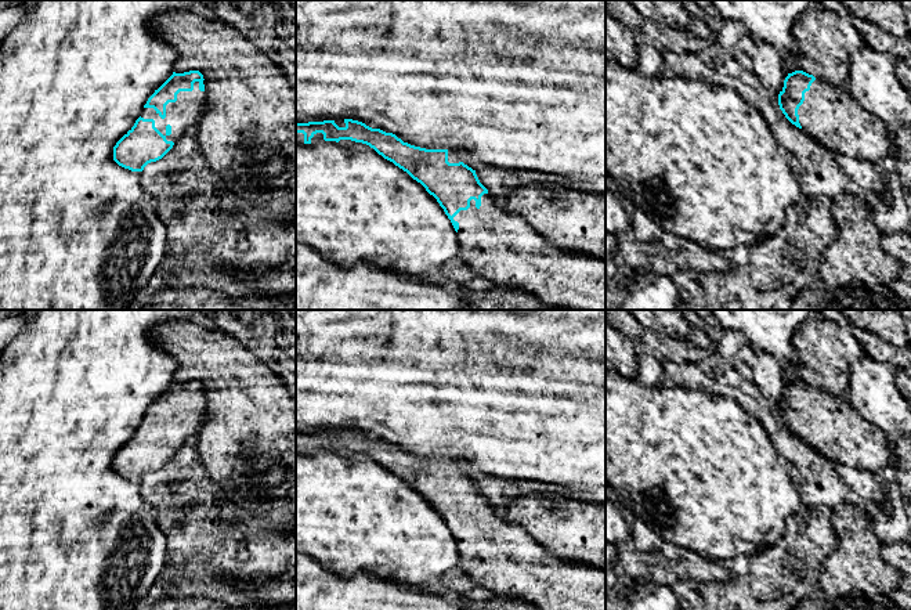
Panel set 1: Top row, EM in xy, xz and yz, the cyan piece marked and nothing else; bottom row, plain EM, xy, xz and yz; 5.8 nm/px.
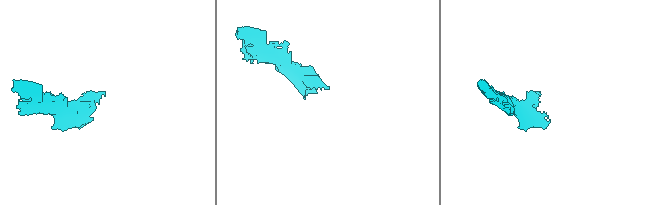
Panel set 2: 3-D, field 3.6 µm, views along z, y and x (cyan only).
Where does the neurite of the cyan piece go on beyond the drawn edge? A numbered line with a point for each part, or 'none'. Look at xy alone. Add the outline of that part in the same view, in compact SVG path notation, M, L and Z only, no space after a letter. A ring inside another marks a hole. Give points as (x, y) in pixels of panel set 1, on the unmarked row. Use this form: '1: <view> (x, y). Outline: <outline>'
1: xy (183, 425). Outline: M199 391L192 401L180 401L176 412L166 415L166 427L162 429L153 418L144 418L141 427L153 429L155 437L167 451L178 451L181 445L194 440L206 418L206 401L199 400Z

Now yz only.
1: yz (830, 425). Outline: M816 387L798 419L802 441L834 465L878 473L890 463L886 434L863 419L842 396Z

